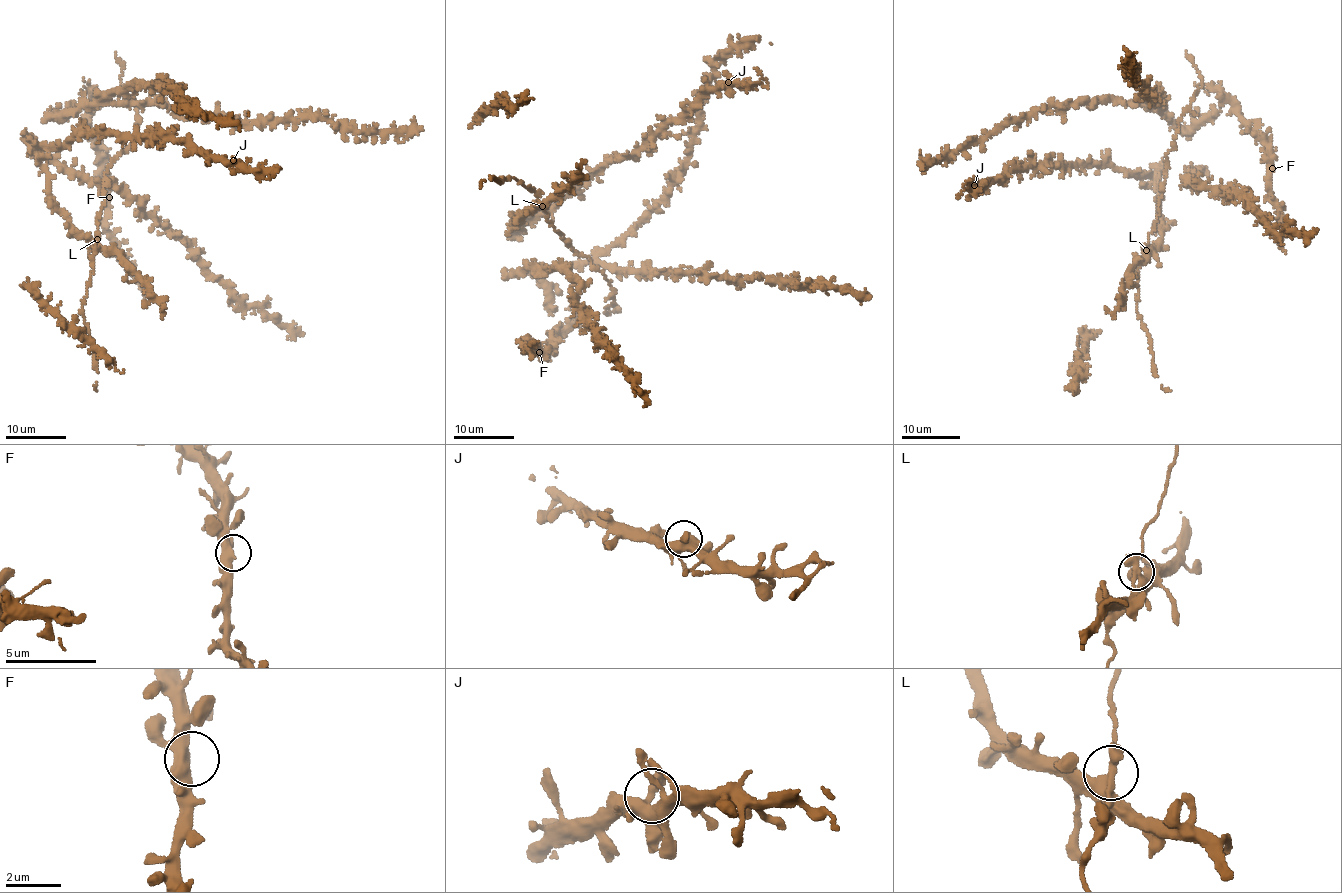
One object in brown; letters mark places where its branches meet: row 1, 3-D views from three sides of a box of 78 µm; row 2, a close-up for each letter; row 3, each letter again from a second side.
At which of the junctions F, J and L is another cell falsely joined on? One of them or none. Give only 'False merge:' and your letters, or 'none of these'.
False merge: none of these

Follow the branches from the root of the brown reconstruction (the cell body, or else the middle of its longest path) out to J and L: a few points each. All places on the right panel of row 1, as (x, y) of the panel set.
J: (1158, 204), (1149, 253), (1162, 229), (1159, 193), (1133, 173), (1045, 161), (974, 185)
L: (1158, 204), (1158, 214), (1146, 249)

